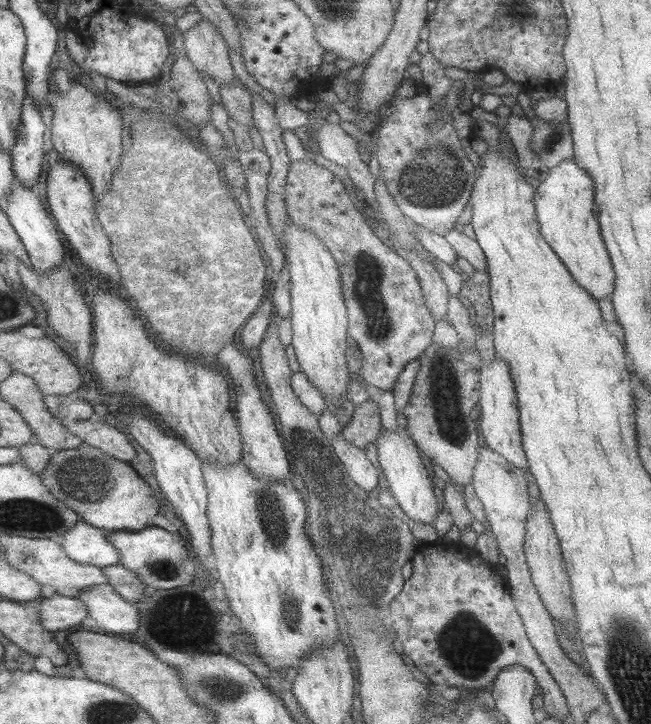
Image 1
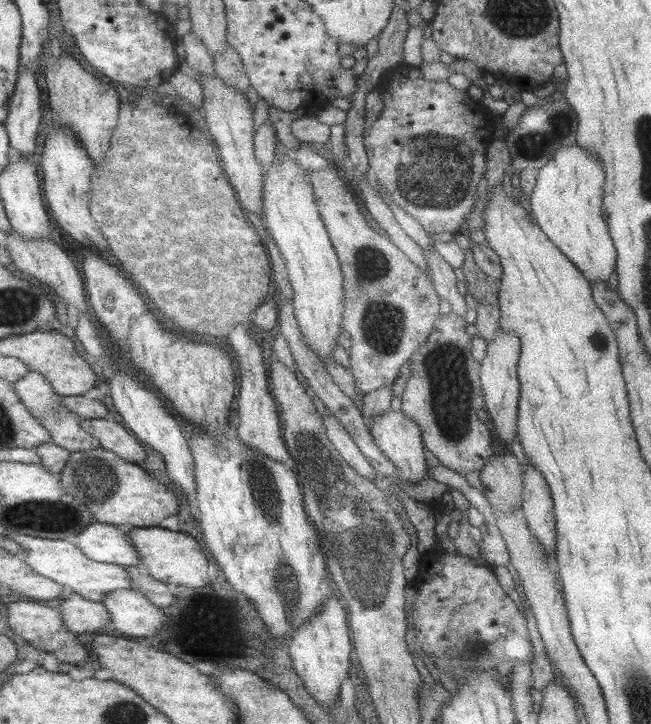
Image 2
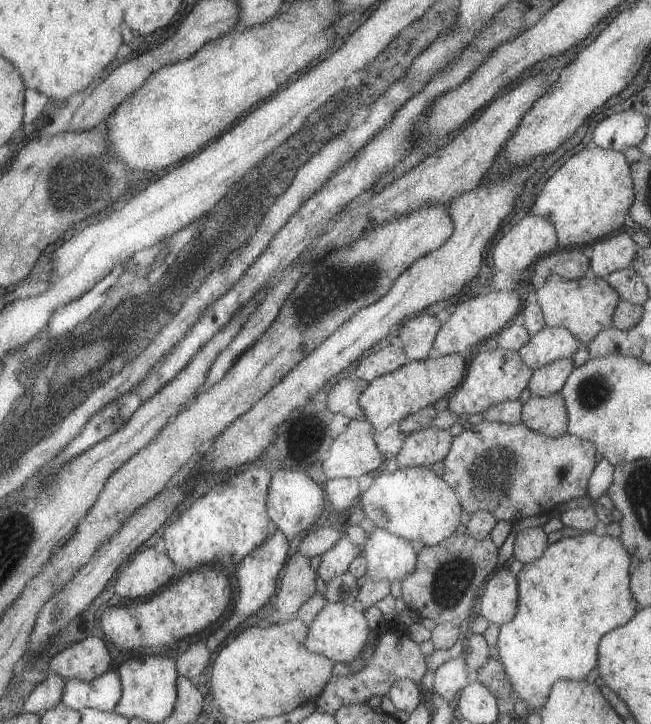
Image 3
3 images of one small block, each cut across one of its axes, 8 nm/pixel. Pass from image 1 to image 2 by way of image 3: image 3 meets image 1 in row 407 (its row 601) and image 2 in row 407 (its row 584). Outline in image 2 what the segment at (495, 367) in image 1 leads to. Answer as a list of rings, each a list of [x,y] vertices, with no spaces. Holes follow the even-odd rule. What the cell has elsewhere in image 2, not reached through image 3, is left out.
[[[498,328],[494,341],[487,344],[486,357],[481,363],[482,374],[479,375],[483,384],[483,393],[486,396],[485,408],[493,422],[495,438],[506,448],[510,449],[512,440],[518,431],[518,411],[520,398],[520,383],[517,375],[518,362],[520,362],[520,338],[513,332],[505,332]]]

